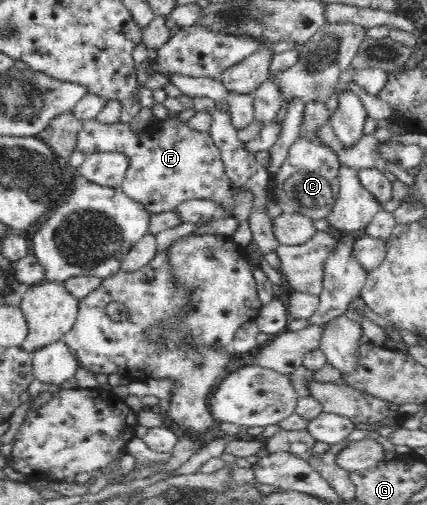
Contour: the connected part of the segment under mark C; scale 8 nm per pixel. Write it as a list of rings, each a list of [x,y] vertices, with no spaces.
[[[301,136],[291,145],[283,167],[274,175],[276,187],[271,189],[271,195],[288,211],[299,212],[314,220],[327,219],[339,193],[340,166],[338,154],[329,145],[319,139]]]

